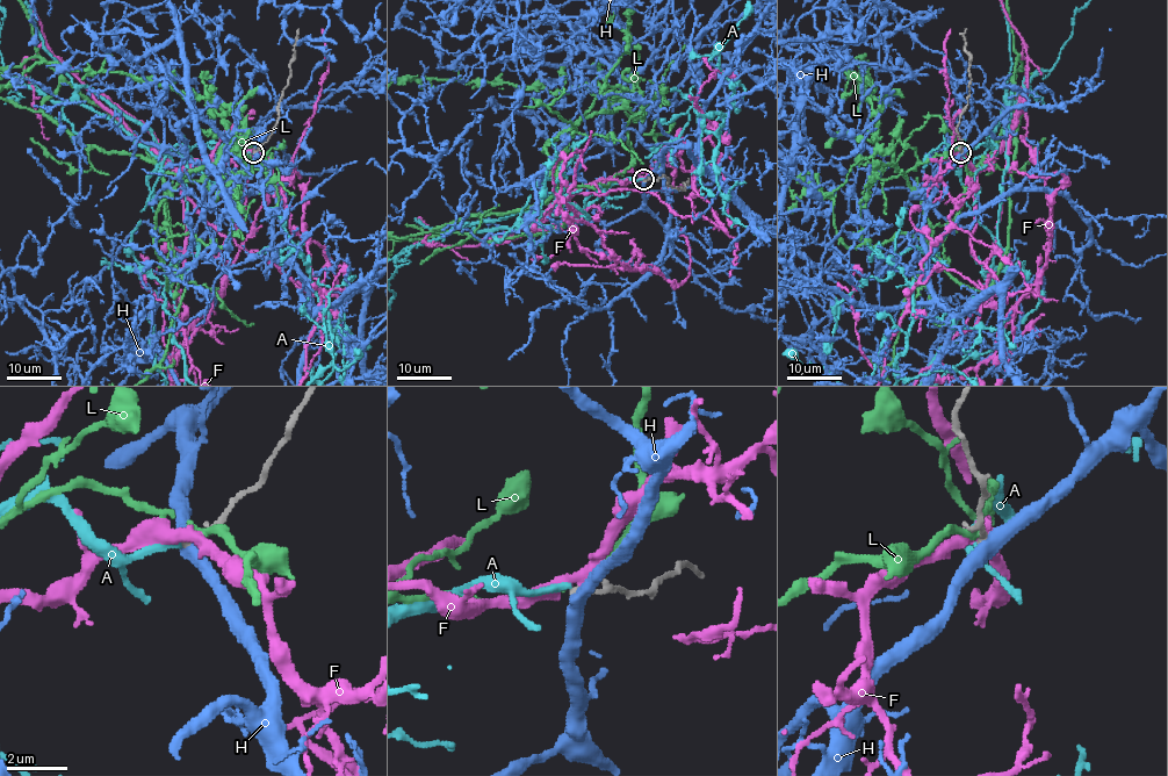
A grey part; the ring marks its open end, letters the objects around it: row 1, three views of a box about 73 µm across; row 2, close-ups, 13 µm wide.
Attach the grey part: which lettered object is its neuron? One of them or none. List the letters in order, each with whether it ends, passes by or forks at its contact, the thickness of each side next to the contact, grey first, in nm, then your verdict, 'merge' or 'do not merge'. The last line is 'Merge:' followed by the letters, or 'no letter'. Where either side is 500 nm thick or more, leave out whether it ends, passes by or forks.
A: it ends | 240/260 nm | do not merge
F: it passes by | 180/340 nm | do not merge
H: it passes by | 180/480 nm | do not merge
L: it passes by | 200/220 nm | do not merge
Merge: no letter

